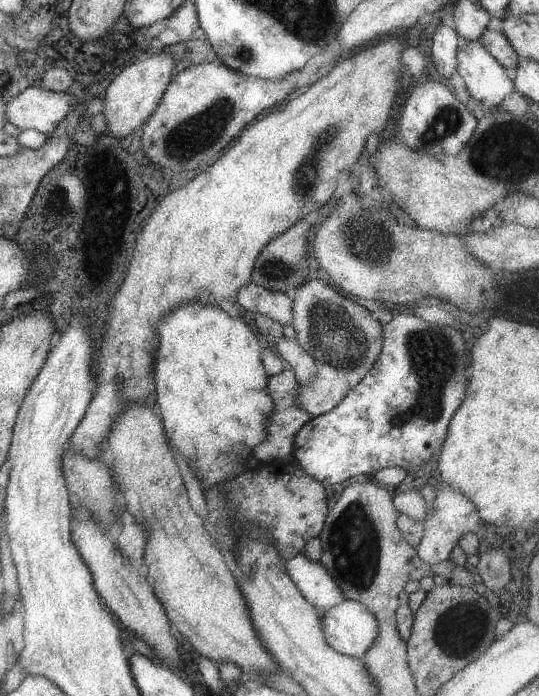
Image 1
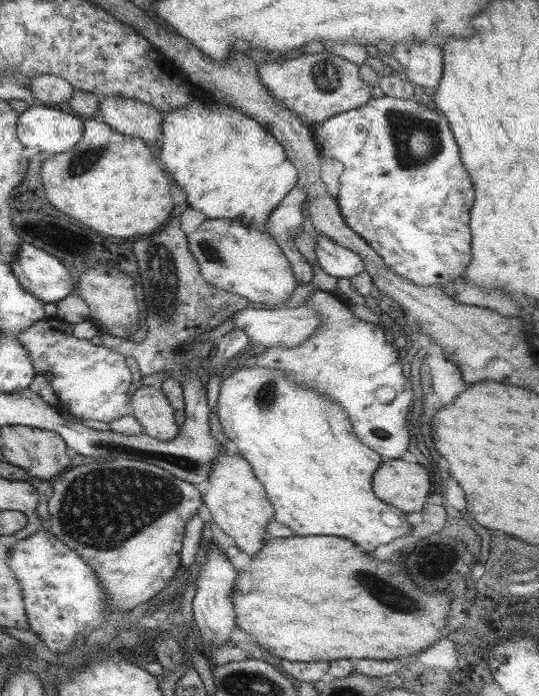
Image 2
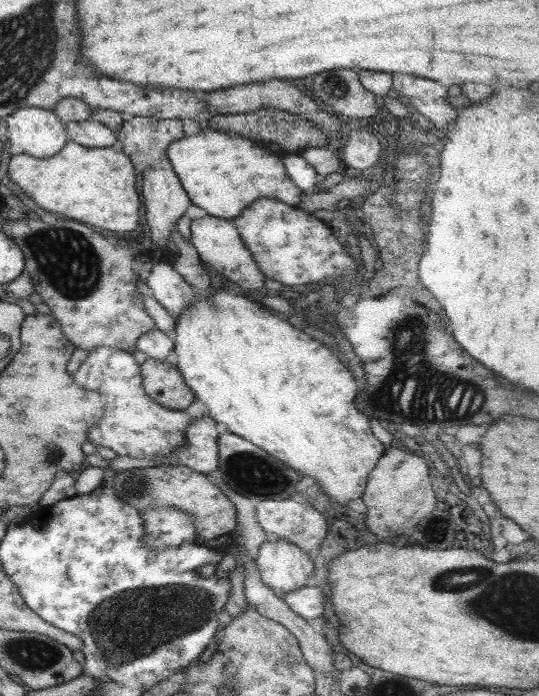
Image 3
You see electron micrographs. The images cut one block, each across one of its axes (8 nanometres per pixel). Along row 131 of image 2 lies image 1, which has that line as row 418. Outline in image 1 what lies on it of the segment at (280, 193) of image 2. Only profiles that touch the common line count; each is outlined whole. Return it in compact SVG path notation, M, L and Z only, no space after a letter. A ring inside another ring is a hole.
M193 300L169 310L155 324L158 345L152 376L164 435L170 448L175 447L189 465L203 493L211 486L231 482L237 476L237 466L232 464L234 453L245 456L265 438L267 420L273 410L273 400L266 389L268 377L261 364L261 346L257 342L257 334L253 334L243 321L244 317L248 315L242 313L242 317L235 318L218 306Z

